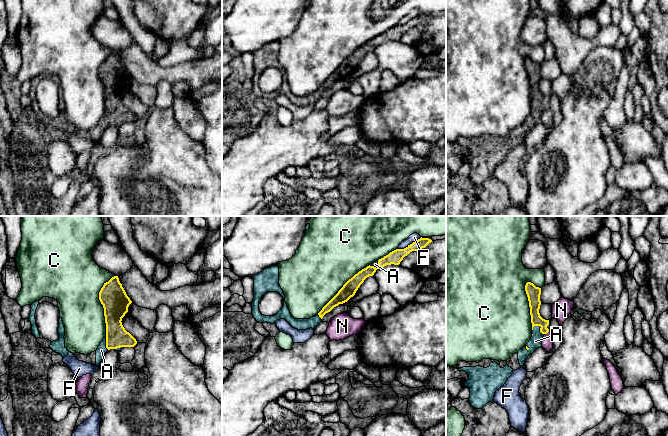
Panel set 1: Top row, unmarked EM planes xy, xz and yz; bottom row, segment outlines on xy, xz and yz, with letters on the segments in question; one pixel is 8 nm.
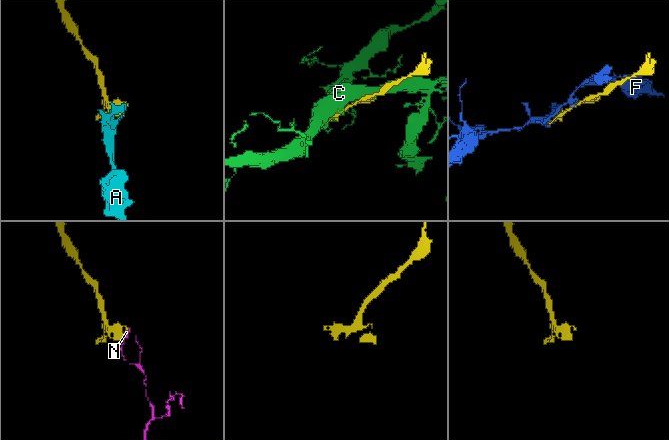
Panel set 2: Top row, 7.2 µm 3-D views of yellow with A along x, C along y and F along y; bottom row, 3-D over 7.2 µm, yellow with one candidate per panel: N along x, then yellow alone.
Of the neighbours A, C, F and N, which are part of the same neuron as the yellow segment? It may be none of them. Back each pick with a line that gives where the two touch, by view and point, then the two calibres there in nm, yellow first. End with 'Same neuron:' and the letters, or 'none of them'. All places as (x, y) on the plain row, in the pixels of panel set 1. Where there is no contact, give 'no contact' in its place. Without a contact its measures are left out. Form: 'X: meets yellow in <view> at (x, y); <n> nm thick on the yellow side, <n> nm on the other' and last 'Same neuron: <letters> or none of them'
A: meets yellow in yz at (540, 102); 100 nm thick on the yellow side, 100 nm on the other
Same neuron: A

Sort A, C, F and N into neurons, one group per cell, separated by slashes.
A / C / F / N

